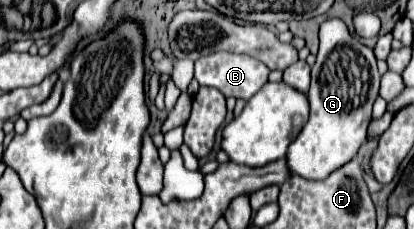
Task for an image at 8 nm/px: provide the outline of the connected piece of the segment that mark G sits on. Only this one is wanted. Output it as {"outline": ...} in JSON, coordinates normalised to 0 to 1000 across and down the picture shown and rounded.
{"outline":[[[826,83],[783,92],[773,109],[773,223],[754,293],[754,371],[744,397],[749,520],[700,624],[691,686],[700,747],[739,782],[783,782],[845,703],[884,607],[913,397],[918,319],[903,223],[874,197]]]}

